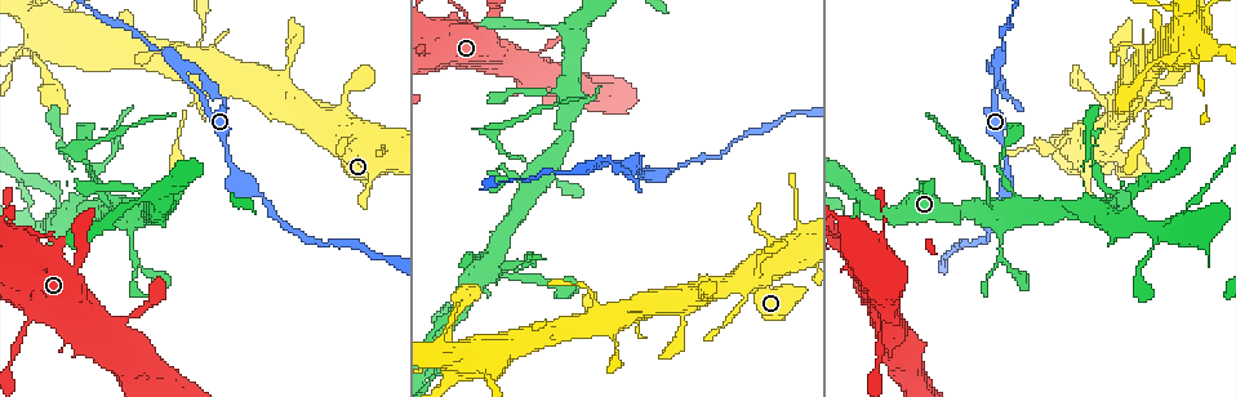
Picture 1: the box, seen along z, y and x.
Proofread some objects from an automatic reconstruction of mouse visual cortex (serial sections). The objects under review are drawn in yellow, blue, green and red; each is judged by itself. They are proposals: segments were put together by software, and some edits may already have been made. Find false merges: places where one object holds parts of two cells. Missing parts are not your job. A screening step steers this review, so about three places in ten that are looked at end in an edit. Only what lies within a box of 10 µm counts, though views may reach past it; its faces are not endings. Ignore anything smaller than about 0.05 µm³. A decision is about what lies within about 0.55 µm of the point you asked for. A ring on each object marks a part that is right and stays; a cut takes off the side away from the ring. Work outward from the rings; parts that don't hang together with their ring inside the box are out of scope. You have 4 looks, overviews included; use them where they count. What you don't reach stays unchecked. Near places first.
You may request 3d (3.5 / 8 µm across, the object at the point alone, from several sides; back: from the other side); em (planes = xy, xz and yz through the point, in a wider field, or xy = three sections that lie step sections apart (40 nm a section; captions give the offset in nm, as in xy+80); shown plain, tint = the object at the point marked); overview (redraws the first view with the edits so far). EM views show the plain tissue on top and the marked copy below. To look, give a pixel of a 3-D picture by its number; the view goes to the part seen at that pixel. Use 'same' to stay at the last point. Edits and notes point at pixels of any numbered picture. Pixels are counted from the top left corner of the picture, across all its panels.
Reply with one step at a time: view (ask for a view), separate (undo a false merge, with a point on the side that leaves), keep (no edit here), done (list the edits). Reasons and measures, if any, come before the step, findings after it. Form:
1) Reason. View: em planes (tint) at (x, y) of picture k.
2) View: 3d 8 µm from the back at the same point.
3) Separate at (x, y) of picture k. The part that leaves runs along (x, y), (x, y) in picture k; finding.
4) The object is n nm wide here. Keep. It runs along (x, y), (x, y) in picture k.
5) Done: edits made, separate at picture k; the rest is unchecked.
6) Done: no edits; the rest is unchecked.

View: 3d 3.5 µm at (52, 250) of picture 1.

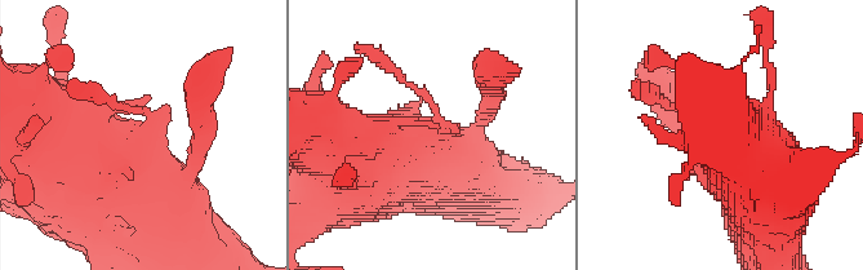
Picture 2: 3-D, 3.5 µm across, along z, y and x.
The arms are 100, 800 nm wide. View: em xy step 3 (tint) at (441, 133) of picture 2.

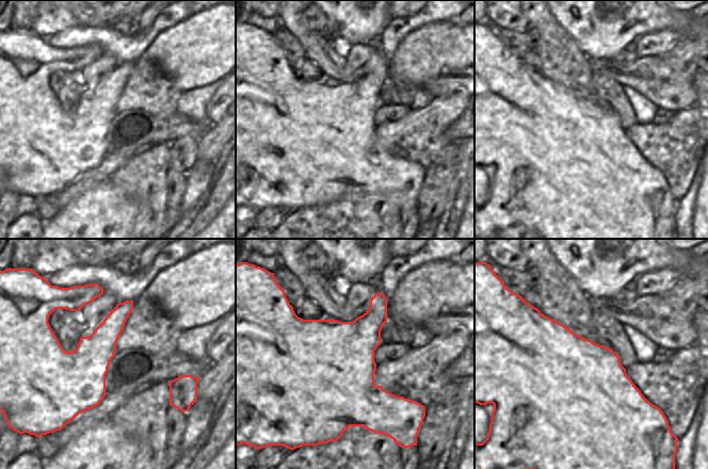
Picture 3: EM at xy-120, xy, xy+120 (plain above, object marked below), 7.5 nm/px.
Keep. It runs along (761, 204), (706, 120), (655, 97) in picture 2; continuous, no second cell.

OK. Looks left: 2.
View: 3d 3.5 µm at (538, 54) of picture 1.

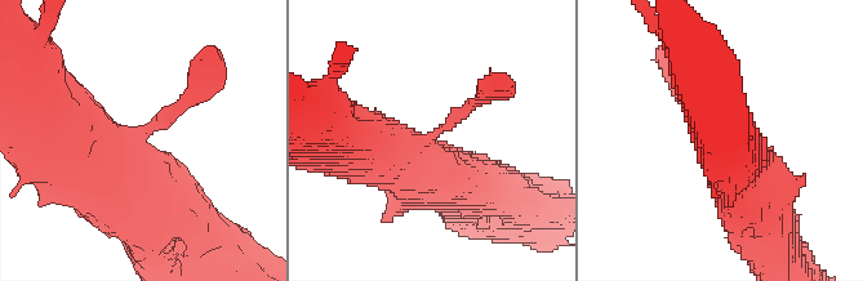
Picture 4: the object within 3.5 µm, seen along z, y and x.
View: em xy step 1 (tint) at (142, 134) of picture 4.

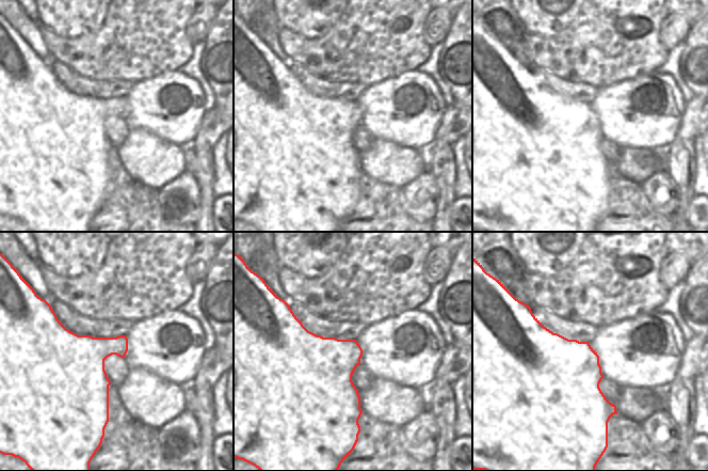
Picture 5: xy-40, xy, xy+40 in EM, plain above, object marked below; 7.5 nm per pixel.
The object is 440 nm wide here. Keep. It runs along (65, 138), (196, 230) in picture 4; continuous, no second cell.

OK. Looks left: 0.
Done: no edits; the rest is unchecked.

